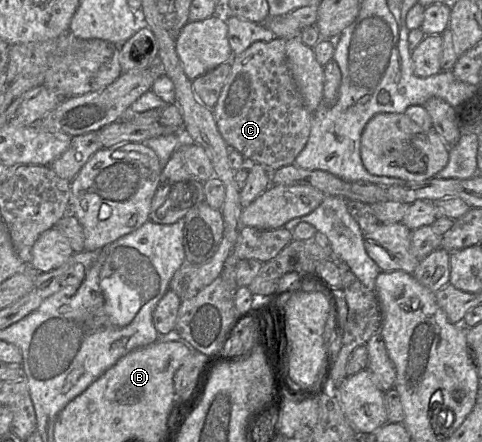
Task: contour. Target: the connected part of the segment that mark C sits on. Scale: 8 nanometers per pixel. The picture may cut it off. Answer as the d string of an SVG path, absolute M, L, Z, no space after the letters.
M285 40L255 42L230 60L231 70L213 114L219 133L230 147L243 155L248 164L259 163L270 171L294 164L304 148L311 128L312 114L305 108L288 66Z

